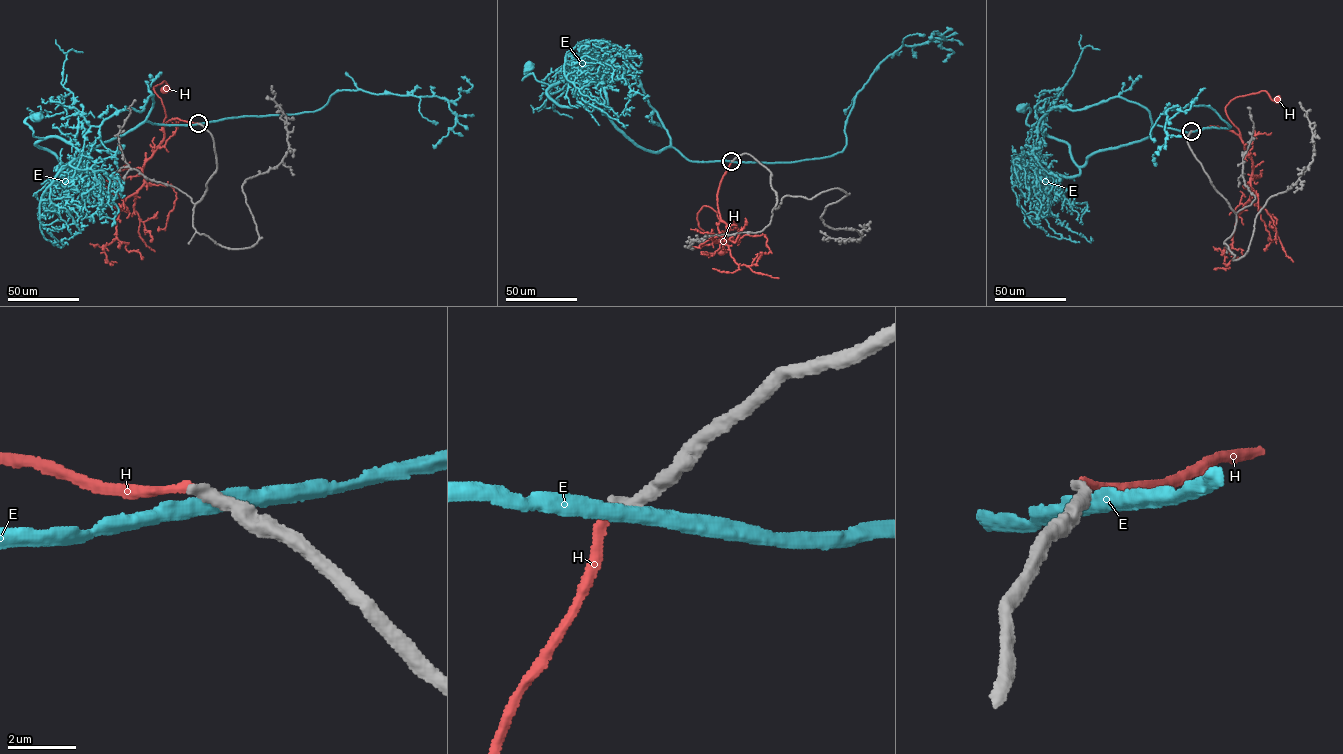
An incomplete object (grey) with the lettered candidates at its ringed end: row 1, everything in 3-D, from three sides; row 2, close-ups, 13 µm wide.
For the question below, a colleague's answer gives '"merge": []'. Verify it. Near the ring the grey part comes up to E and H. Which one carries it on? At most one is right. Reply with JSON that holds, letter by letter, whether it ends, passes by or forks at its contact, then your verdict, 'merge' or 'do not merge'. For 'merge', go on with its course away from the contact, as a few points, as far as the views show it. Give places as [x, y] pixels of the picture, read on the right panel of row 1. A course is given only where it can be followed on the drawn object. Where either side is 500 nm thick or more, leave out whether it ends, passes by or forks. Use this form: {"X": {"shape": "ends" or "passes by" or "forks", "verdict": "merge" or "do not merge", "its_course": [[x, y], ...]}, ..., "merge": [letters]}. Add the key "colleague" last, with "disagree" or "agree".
{"E": {"shape": "passes by", "verdict": "do not merge"}, "H": {"shape": "ends", "verdict": "do not merge"}, "merge": [], "colleague": "agree"}

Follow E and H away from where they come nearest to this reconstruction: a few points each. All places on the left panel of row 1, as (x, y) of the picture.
E: (198, 123), (140, 123), (85, 152), (69, 170), (36, 143), (42, 138), (34, 137), (25, 122), (37, 116)
H: (198, 123), (174, 118), (166, 122), (163, 131), (166, 116), (153, 88), (165, 81), (169, 89), (165, 90)

